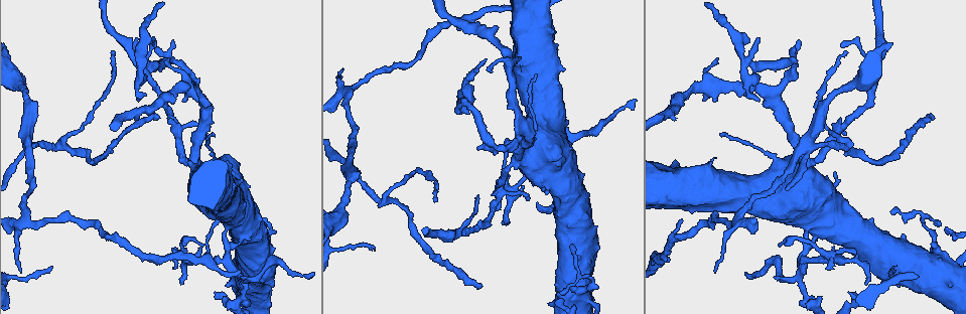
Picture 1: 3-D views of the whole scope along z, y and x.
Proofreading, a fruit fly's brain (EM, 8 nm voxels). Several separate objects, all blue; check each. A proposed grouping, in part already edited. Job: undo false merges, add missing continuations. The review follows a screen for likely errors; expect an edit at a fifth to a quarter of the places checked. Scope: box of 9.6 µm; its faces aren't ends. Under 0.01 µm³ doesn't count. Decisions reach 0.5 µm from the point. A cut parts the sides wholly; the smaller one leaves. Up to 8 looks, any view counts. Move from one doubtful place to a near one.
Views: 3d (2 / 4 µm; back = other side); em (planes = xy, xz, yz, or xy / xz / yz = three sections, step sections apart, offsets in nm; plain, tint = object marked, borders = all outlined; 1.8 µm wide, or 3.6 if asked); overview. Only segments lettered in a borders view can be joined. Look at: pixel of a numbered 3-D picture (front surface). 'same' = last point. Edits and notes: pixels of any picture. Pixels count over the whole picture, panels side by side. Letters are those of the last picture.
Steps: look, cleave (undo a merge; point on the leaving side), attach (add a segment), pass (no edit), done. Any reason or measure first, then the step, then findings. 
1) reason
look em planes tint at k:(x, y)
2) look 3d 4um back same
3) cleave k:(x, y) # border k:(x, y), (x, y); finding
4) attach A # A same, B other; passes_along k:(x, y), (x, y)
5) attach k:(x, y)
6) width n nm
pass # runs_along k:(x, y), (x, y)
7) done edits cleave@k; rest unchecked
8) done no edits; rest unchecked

four arms meet
look 3d 2um at 1:(740, 213)

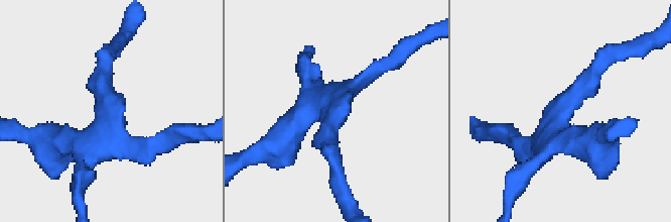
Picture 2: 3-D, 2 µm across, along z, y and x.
shape alone is not enough
look em planes borders at 2:(558, 109)

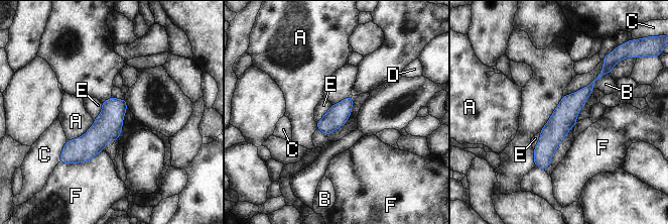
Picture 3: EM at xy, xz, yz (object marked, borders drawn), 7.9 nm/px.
longest_contact F 340 nm
pass # A other, B other, C other, D other, E other, F other; border 3:(331, 105), (316, 123); one neuron here

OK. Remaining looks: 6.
free end
look 3d 2um at 1:(481, 286)

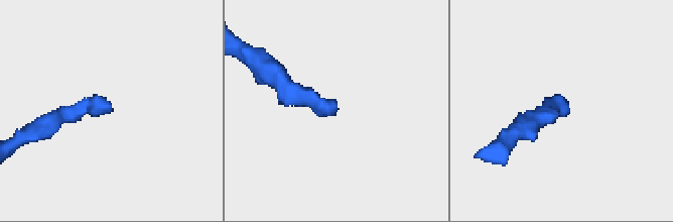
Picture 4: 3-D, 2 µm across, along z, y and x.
look em yz step 8 borders at 4:(556, 106)

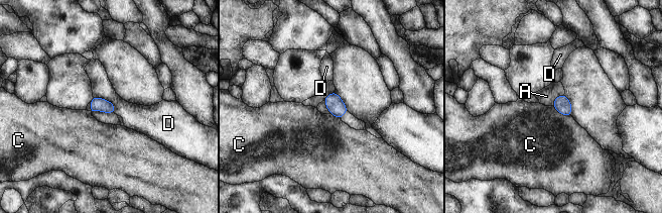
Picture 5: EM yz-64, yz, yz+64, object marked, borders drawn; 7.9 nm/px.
cut it another way
look em xy step 4 borders same

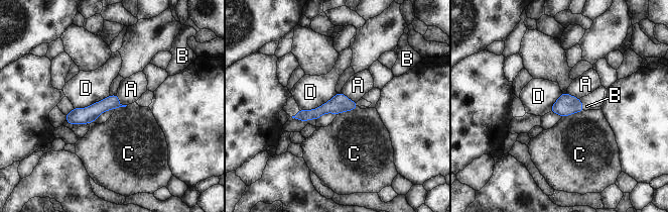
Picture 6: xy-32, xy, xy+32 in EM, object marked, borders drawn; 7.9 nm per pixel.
attach B # A other, B same, C other, D other; passes_along 6:(565, 105), (581, 104), (594, 99); it goes on there

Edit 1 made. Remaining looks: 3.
look overview

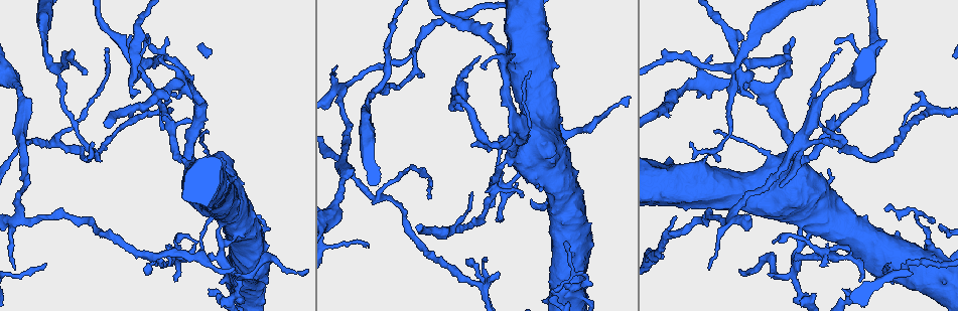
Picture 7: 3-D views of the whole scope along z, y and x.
look em planes borders at 7:(507, 185)

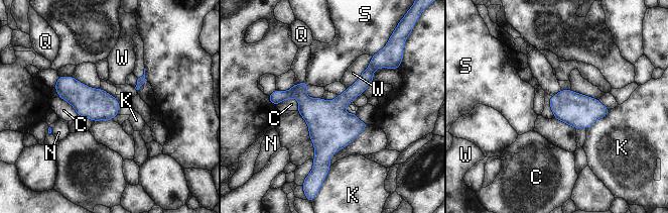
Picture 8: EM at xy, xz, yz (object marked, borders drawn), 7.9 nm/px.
width 260 nm
pass # C other, K other, N other, Q other, S other, W other; border 8:(372, 56), (369, 66), (347, 89); one neuron here

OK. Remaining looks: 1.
done edits attach@6; rest unchecked

